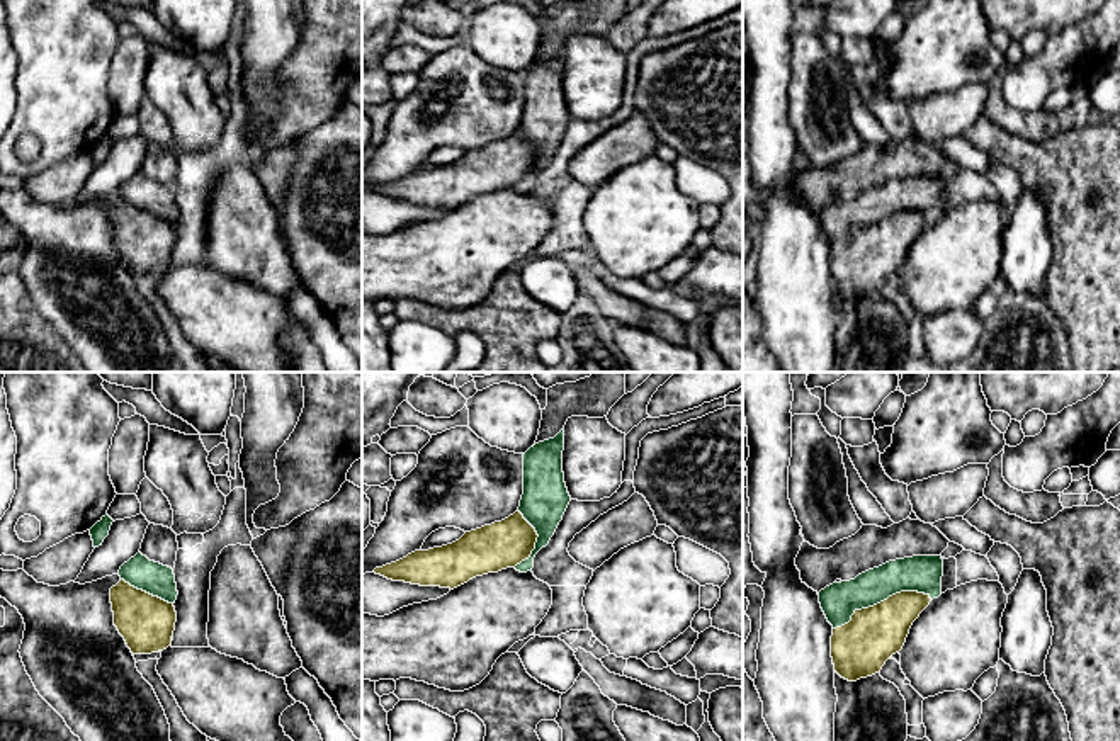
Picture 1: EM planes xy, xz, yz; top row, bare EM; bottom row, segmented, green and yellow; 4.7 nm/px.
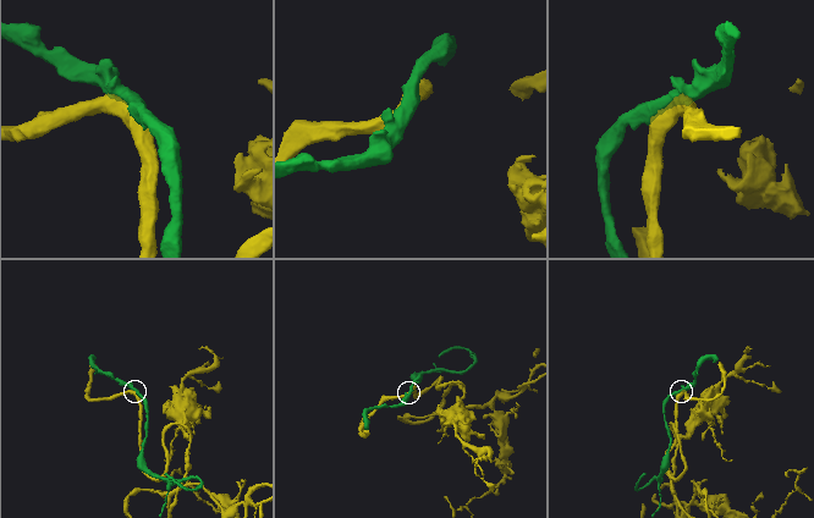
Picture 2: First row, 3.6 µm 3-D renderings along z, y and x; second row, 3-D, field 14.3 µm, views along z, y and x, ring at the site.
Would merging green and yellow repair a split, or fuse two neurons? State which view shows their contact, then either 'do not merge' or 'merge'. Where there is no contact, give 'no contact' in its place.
contact in yz; merge

